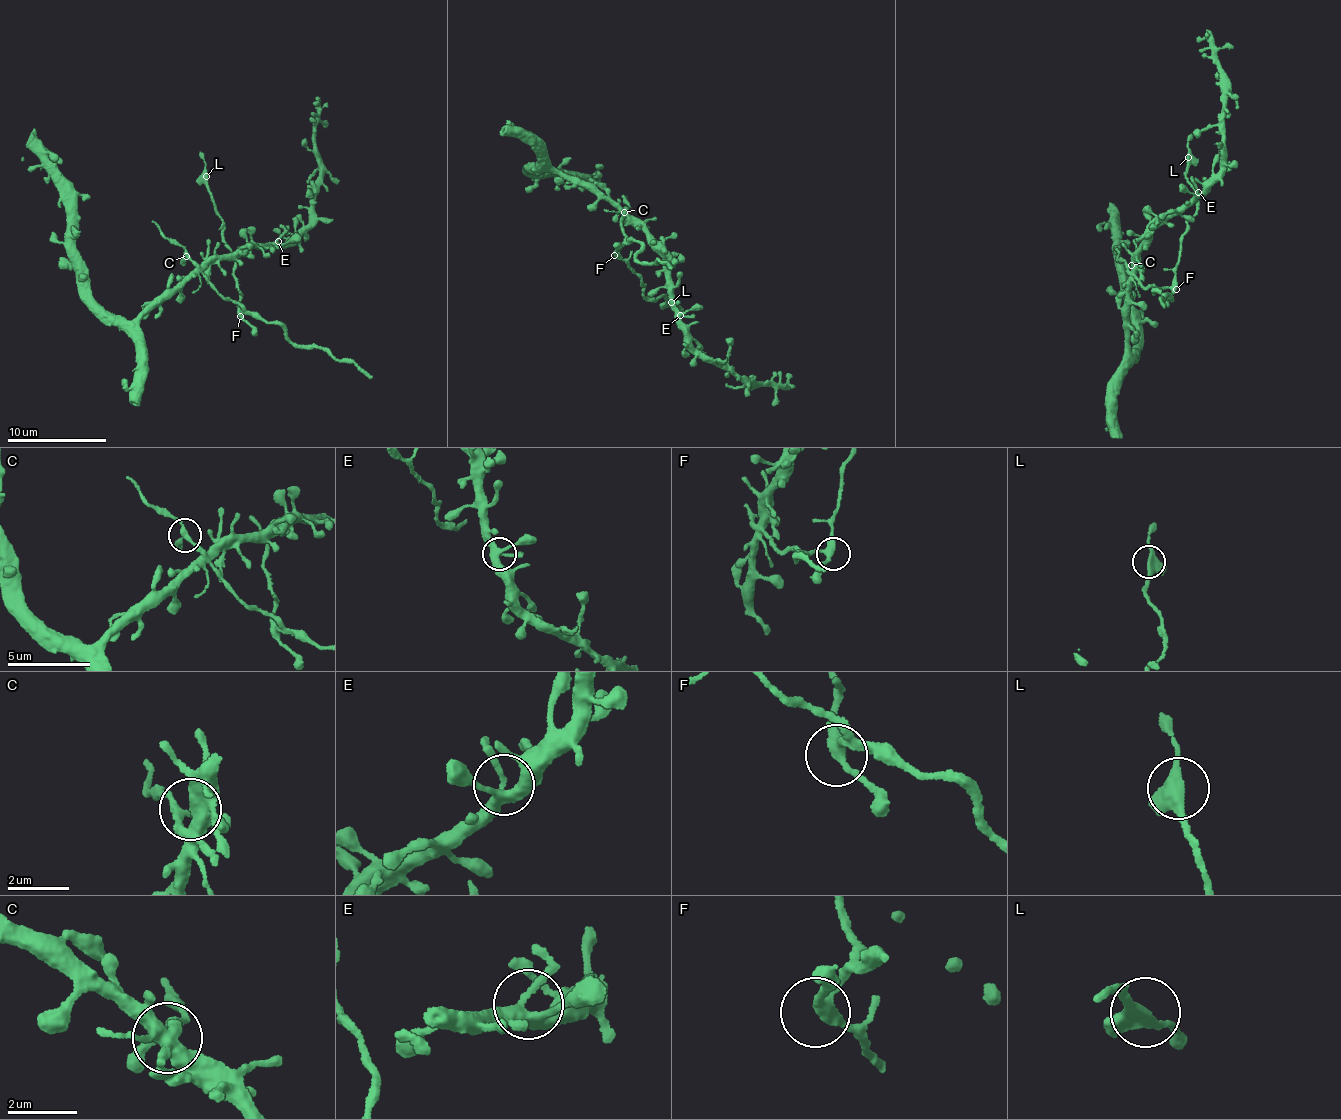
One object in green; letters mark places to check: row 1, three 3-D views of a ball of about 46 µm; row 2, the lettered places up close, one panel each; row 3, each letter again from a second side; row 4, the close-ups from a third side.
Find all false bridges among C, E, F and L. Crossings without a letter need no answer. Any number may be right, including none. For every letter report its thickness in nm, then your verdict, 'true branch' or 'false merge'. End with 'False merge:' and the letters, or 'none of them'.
C: 220 nm thick; true branch
E: 320 nm thick; true branch
F: 280 nm thick; true branch
L: 360 nm thick; true branch
False merge: none of them

